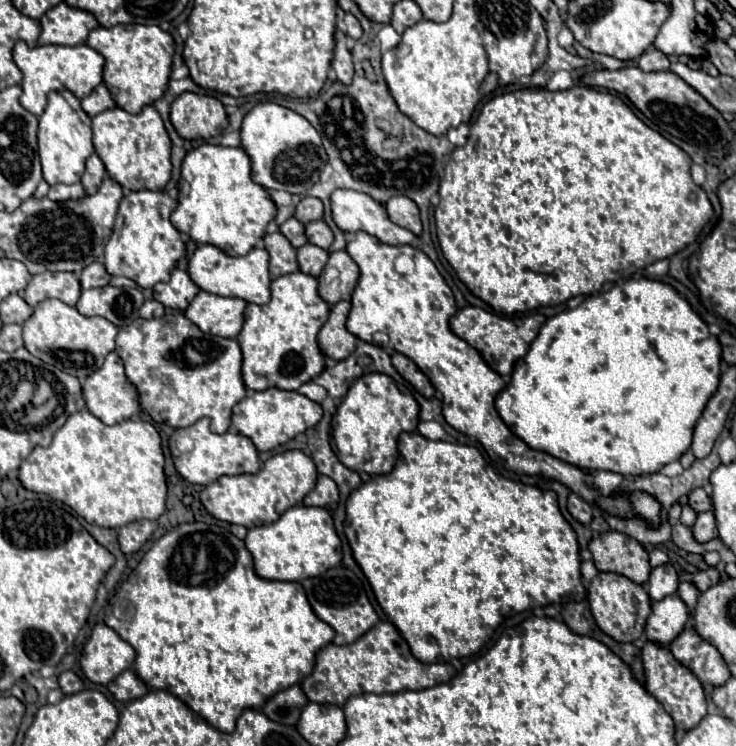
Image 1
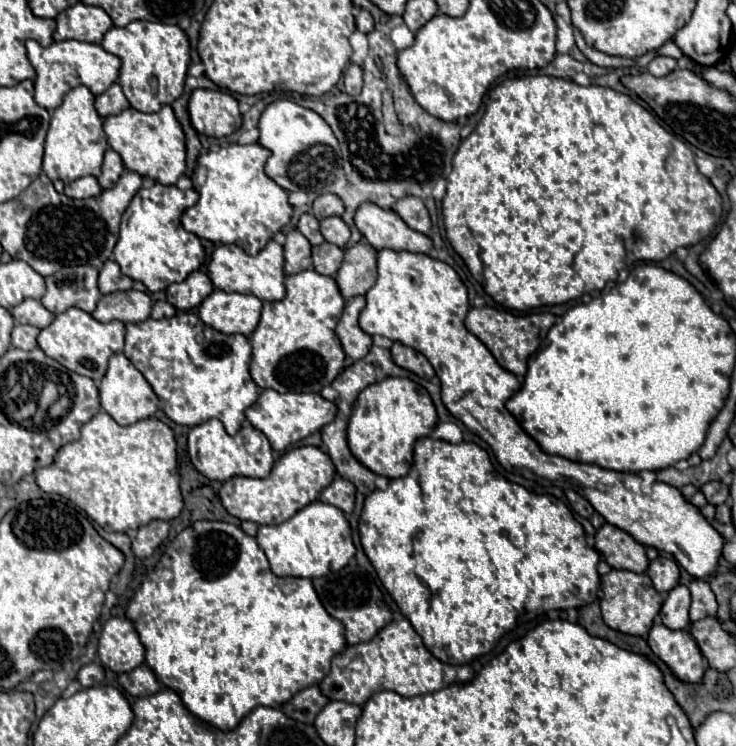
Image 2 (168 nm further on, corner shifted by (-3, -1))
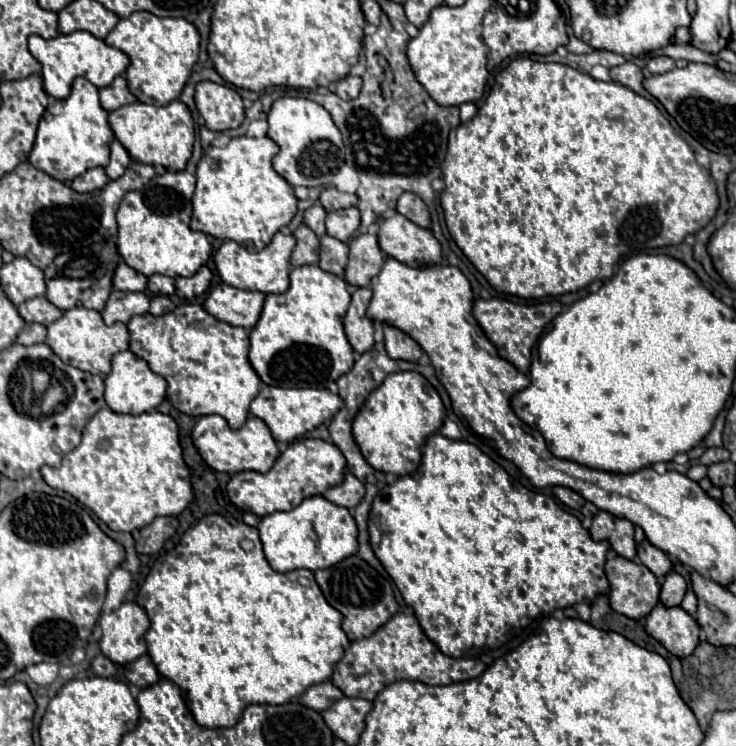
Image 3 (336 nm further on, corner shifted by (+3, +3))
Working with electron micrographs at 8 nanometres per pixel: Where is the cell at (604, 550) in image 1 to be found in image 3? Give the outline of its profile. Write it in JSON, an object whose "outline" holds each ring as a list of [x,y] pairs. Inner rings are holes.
{"outline":[[[598,512],[592,520],[590,534],[594,540],[610,542],[612,550],[620,556],[634,560],[636,558],[636,544],[634,544],[634,524],[626,518],[616,518],[610,512]]]}

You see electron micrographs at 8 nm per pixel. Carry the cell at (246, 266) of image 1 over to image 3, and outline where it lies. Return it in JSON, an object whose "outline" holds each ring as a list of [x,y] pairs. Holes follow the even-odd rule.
{"outline":[[[278,232],[272,238],[272,242],[260,252],[248,252],[242,244],[224,240],[220,250],[214,256],[214,262],[218,266],[220,278],[234,288],[258,290],[264,294],[280,294],[290,288],[288,274],[290,274],[290,254],[292,254],[294,246],[296,246],[296,238],[292,234],[282,234],[282,232]]]}

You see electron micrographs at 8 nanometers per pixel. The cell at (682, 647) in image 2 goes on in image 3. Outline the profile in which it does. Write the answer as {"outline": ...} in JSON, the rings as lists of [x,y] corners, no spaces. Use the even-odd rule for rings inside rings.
{"outline":[[[658,602],[658,606],[654,606],[654,610],[646,616],[646,630],[676,656],[688,656],[700,642],[700,626],[682,606],[662,606]]]}

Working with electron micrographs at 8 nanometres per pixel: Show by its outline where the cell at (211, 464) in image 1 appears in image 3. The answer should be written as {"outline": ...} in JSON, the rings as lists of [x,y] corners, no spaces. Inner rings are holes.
{"outline":[[[218,414],[200,416],[192,430],[192,440],[194,440],[200,456],[208,462],[208,466],[212,466],[218,472],[228,472],[228,474],[244,472],[244,470],[268,472],[274,466],[276,458],[280,456],[278,444],[272,438],[270,428],[266,426],[266,422],[262,422],[256,416],[250,416],[240,430],[232,430],[228,426],[228,422]]]}

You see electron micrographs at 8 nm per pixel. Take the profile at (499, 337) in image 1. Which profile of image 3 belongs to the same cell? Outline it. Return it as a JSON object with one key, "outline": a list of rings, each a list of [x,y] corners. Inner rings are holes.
{"outline":[[[490,298],[490,300],[478,300],[474,304],[474,318],[482,326],[484,334],[496,344],[502,358],[510,360],[520,372],[530,372],[530,356],[532,346],[544,332],[546,324],[554,320],[554,316],[562,310],[560,302],[550,304],[518,304],[504,298]]]}

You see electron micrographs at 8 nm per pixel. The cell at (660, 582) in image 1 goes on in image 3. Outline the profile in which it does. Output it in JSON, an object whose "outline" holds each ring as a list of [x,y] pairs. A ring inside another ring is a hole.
{"outline":[[[642,540],[642,542],[638,544],[638,558],[640,558],[640,562],[642,562],[644,566],[648,566],[658,578],[666,576],[666,574],[672,570],[672,564],[670,564],[668,556],[666,556],[660,548],[652,546],[648,540]]]}

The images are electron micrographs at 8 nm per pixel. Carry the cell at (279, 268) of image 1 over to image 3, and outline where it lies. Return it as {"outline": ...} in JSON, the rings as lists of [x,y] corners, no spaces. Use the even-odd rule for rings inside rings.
{"outline":[[[302,224],[298,230],[294,230],[294,236],[296,236],[296,248],[292,252],[292,266],[318,264],[320,238],[306,224]]]}

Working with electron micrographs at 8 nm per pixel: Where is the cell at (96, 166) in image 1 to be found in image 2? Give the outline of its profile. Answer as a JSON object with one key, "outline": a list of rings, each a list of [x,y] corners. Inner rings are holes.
{"outline":[[[108,148],[106,154],[104,154],[104,162],[102,162],[102,174],[98,176],[100,186],[102,188],[112,188],[118,182],[122,172],[124,172],[124,166],[122,166],[120,156],[112,148]]]}

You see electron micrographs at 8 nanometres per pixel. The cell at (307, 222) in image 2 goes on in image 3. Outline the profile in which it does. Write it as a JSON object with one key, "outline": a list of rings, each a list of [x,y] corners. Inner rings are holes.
{"outline":[[[316,202],[314,206],[310,206],[306,212],[304,212],[304,224],[310,226],[318,236],[324,236],[326,234],[326,228],[324,228],[324,218],[326,218],[326,210],[320,202]]]}

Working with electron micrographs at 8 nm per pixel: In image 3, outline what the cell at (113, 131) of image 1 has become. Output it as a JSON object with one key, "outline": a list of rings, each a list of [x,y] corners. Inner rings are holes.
{"outline":[[[174,100],[168,106],[150,106],[144,102],[126,104],[110,112],[110,126],[120,144],[138,162],[150,166],[164,166],[168,170],[184,170],[186,162],[192,156],[194,118],[188,106],[180,100]]]}

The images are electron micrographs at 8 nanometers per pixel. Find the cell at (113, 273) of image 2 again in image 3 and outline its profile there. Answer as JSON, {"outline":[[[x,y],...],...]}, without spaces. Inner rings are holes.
{"outline":[[[124,262],[118,264],[114,272],[114,288],[116,290],[126,290],[126,292],[144,292],[148,284],[148,278],[144,274],[138,274]]]}

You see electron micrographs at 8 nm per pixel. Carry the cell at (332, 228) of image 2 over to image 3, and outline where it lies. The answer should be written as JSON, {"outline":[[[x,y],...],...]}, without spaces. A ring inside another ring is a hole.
{"outline":[[[356,206],[330,212],[326,218],[326,230],[330,236],[348,242],[360,226],[360,210]]]}

